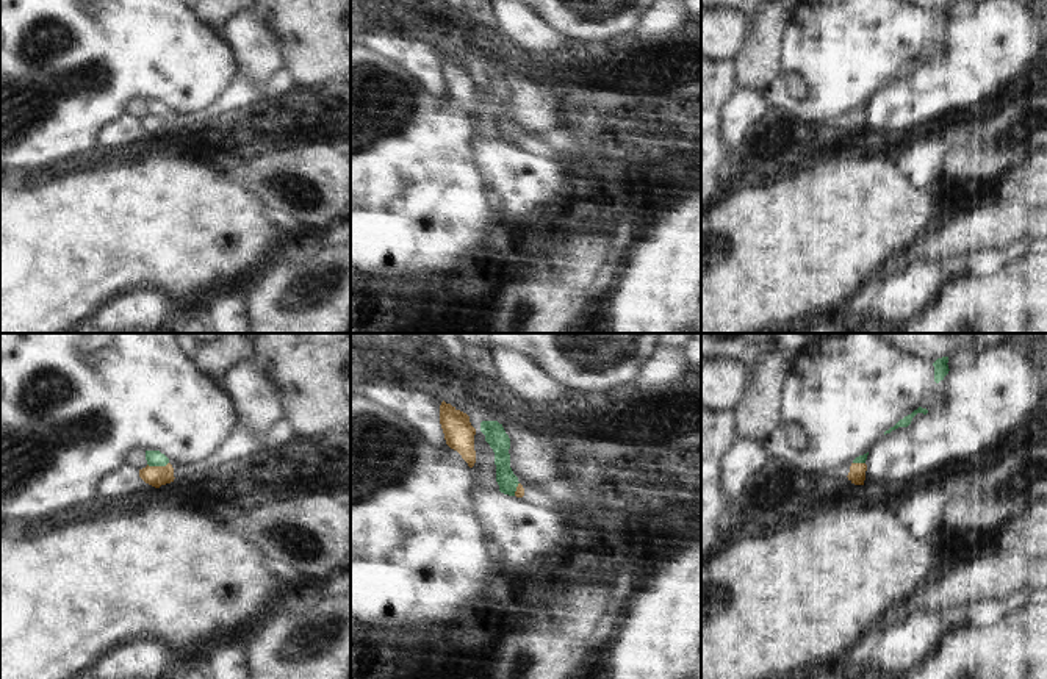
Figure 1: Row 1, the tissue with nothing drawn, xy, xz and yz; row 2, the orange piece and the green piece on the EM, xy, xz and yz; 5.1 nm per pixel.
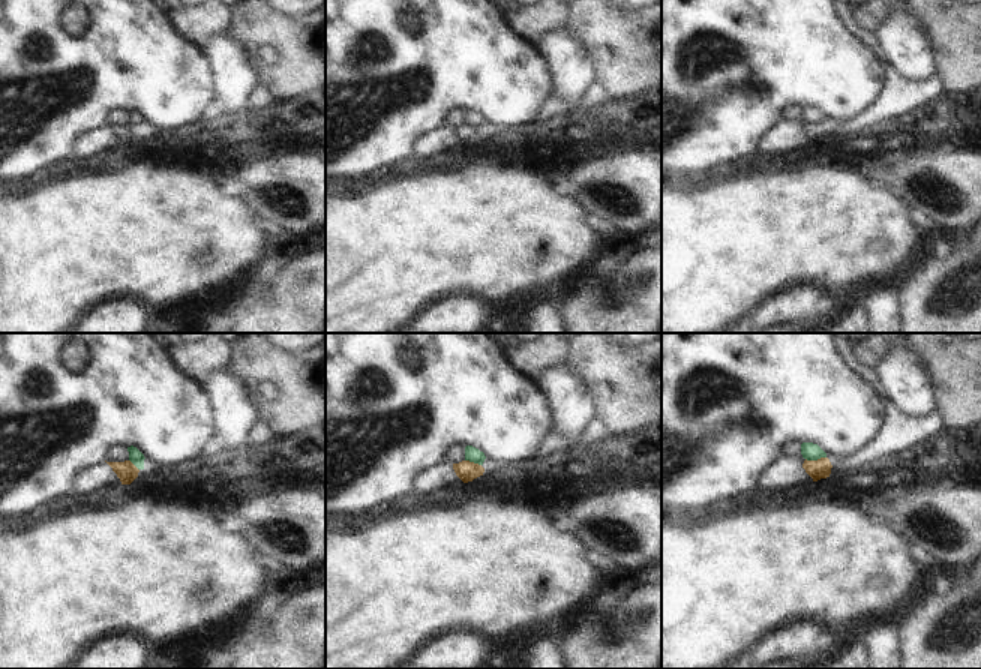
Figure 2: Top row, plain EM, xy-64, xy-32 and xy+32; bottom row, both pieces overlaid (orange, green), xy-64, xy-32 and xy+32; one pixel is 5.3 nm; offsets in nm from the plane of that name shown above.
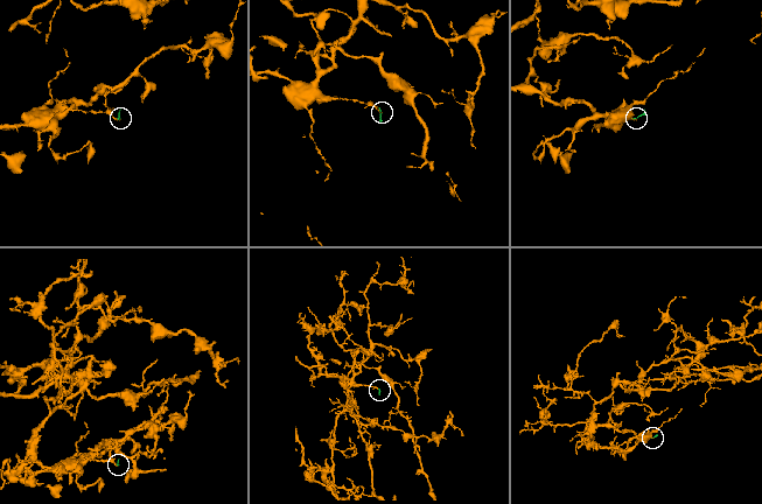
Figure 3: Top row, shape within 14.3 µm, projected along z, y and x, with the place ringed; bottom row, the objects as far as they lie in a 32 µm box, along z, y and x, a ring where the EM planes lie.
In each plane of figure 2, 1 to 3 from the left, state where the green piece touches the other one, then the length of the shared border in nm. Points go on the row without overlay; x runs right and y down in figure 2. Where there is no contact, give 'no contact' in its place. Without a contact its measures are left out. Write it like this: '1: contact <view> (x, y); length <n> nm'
1: contact xy-64 (134, 129); length 80 nm
2: contact xy-32 (473, 126); length 90 nm
3: contact xy+32 (815, 125); length 110 nm

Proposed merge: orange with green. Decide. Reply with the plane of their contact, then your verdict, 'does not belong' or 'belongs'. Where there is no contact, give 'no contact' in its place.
xy | does not belong

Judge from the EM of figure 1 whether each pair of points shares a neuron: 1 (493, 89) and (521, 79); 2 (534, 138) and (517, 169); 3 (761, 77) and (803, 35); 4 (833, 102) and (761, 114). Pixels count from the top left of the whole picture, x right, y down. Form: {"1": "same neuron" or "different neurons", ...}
{"1": "different neurons", "2": "different neurons", "3": "different neurons", "4": "different neurons"}

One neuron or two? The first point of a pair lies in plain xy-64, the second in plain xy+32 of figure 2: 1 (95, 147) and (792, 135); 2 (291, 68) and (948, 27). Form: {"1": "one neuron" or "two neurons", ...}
{"1": "one neuron", "2": "one neuron"}

